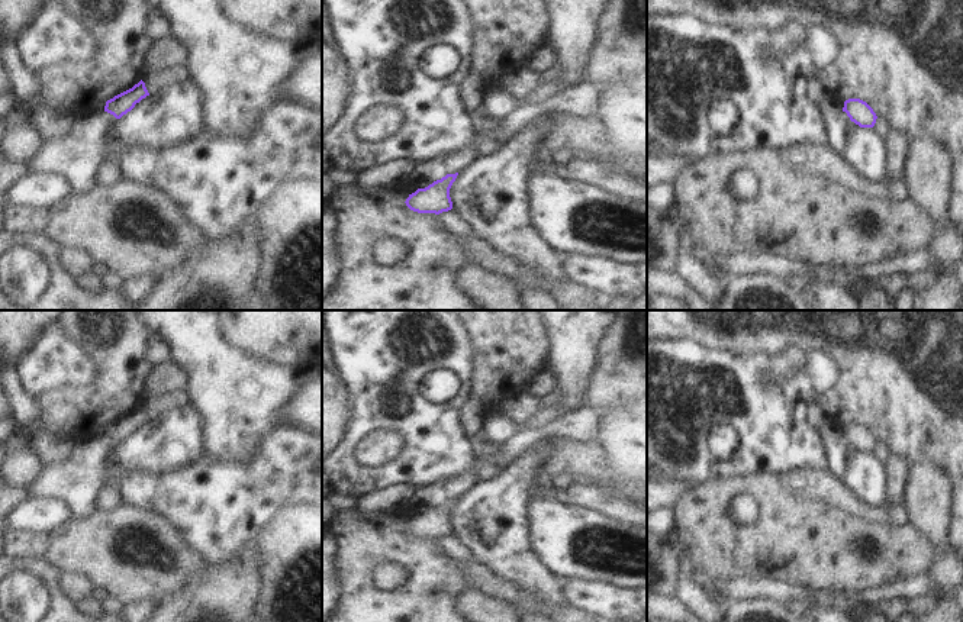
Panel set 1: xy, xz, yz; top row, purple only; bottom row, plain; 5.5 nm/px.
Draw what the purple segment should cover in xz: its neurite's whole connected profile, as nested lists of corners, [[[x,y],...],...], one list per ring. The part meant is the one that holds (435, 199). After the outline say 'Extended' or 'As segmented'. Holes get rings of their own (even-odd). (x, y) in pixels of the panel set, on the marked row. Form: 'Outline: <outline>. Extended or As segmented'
Outline: [[[458,173],[447,174],[441,180],[434,181],[425,188],[418,188],[406,199],[406,206],[418,213],[435,213],[448,212],[452,209],[450,197],[450,188],[455,181]]]. As segmented.

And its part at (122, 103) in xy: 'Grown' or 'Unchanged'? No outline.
Unchanged.

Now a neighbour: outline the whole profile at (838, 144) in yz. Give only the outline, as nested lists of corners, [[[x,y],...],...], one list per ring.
[[[846,112],[841,113],[841,122],[837,125],[828,125],[827,120],[824,119],[824,125],[825,125],[827,130],[830,130],[830,129],[834,129],[834,130],[843,129],[844,130],[843,136],[830,136],[828,135],[828,145],[840,155],[844,155],[844,149],[847,146],[847,129],[848,129],[850,123],[851,123],[851,120]]]

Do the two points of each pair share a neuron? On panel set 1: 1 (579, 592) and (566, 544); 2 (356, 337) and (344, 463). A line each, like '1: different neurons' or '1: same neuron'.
1: different neurons
2: same neuron

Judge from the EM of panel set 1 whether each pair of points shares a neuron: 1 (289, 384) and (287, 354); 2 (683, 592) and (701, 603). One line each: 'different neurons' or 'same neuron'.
1: different neurons
2: same neuron

